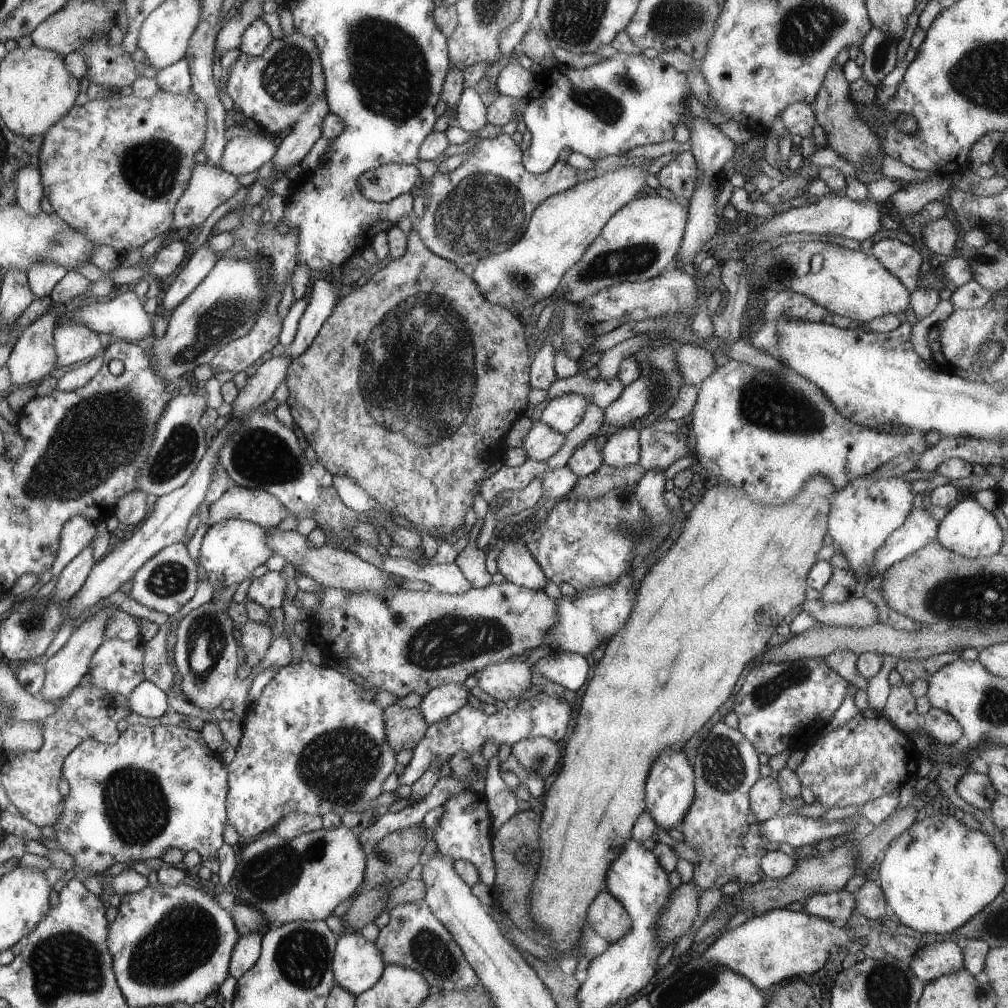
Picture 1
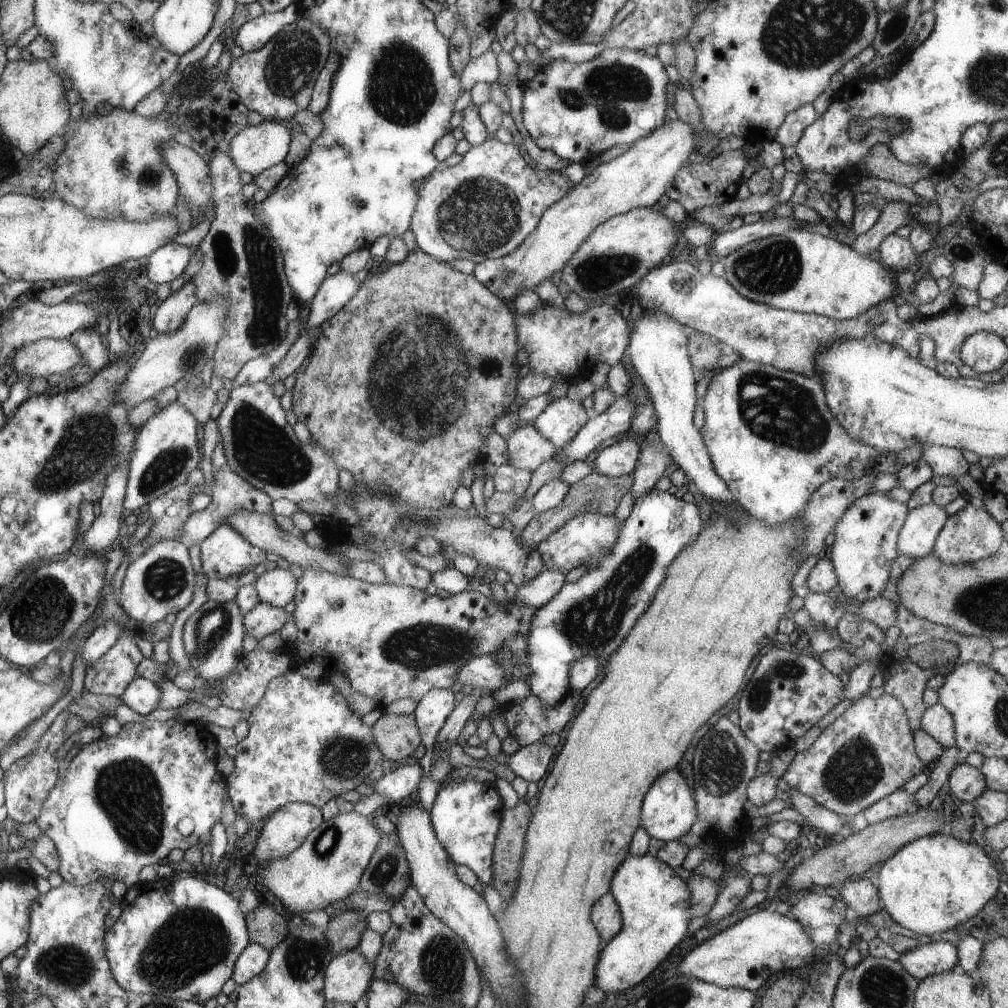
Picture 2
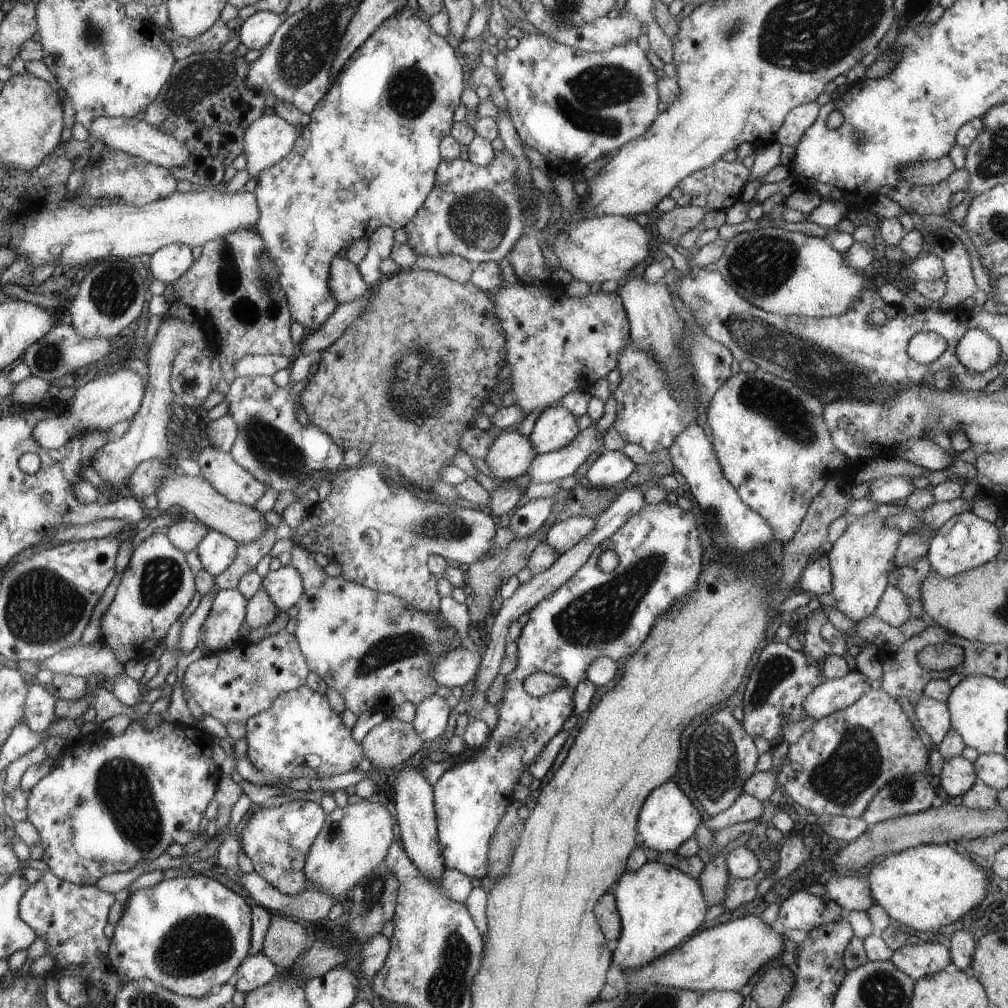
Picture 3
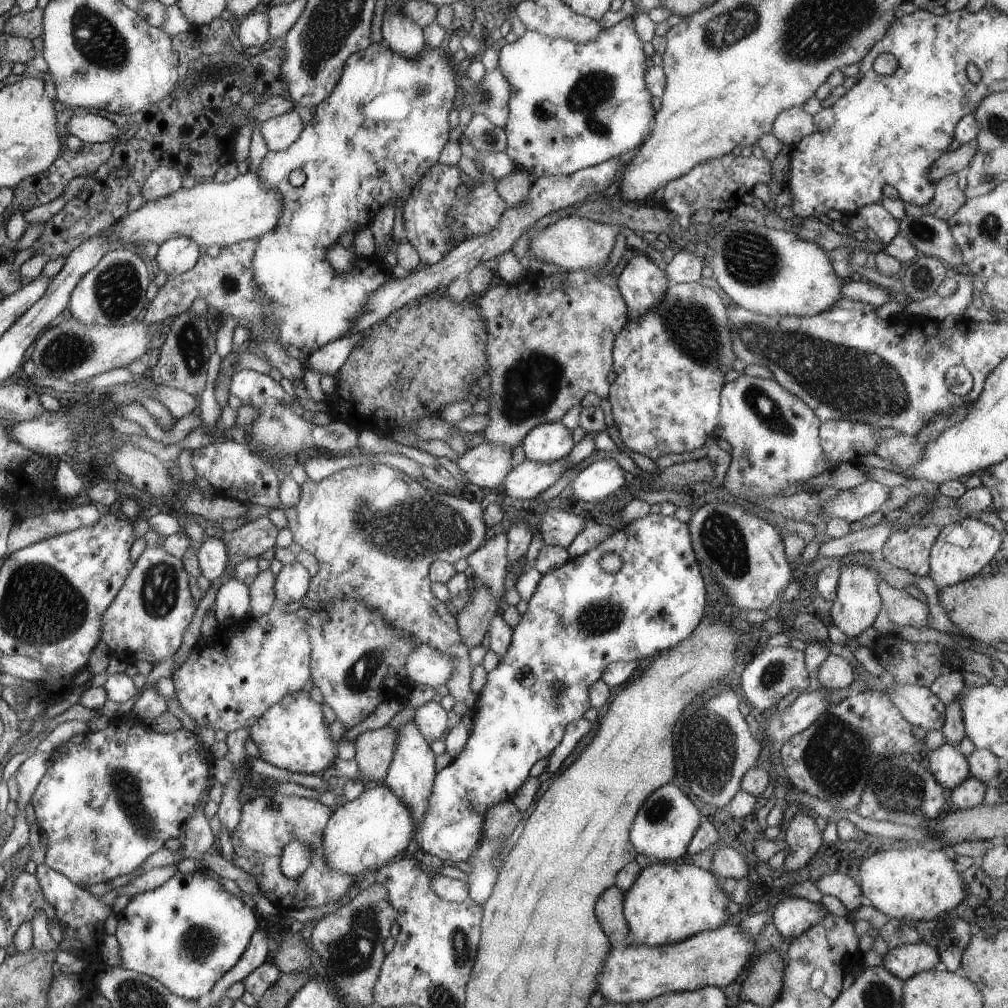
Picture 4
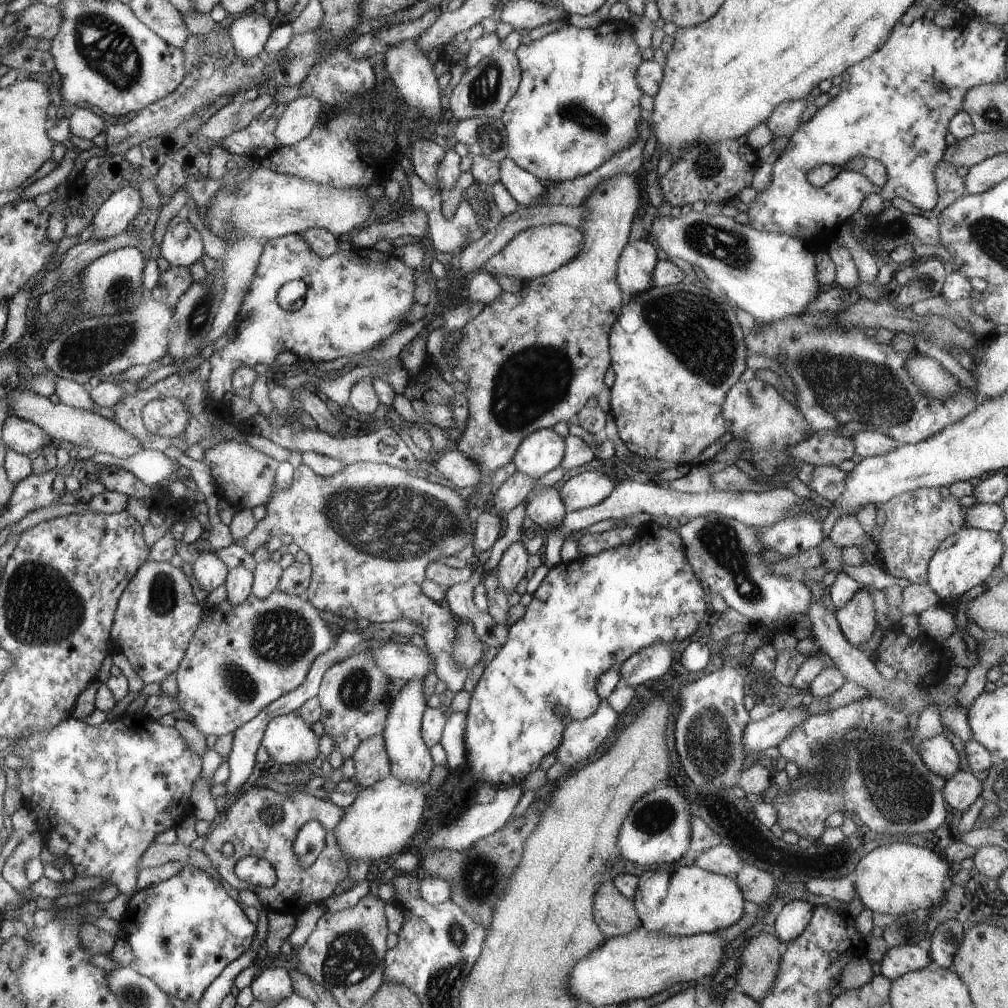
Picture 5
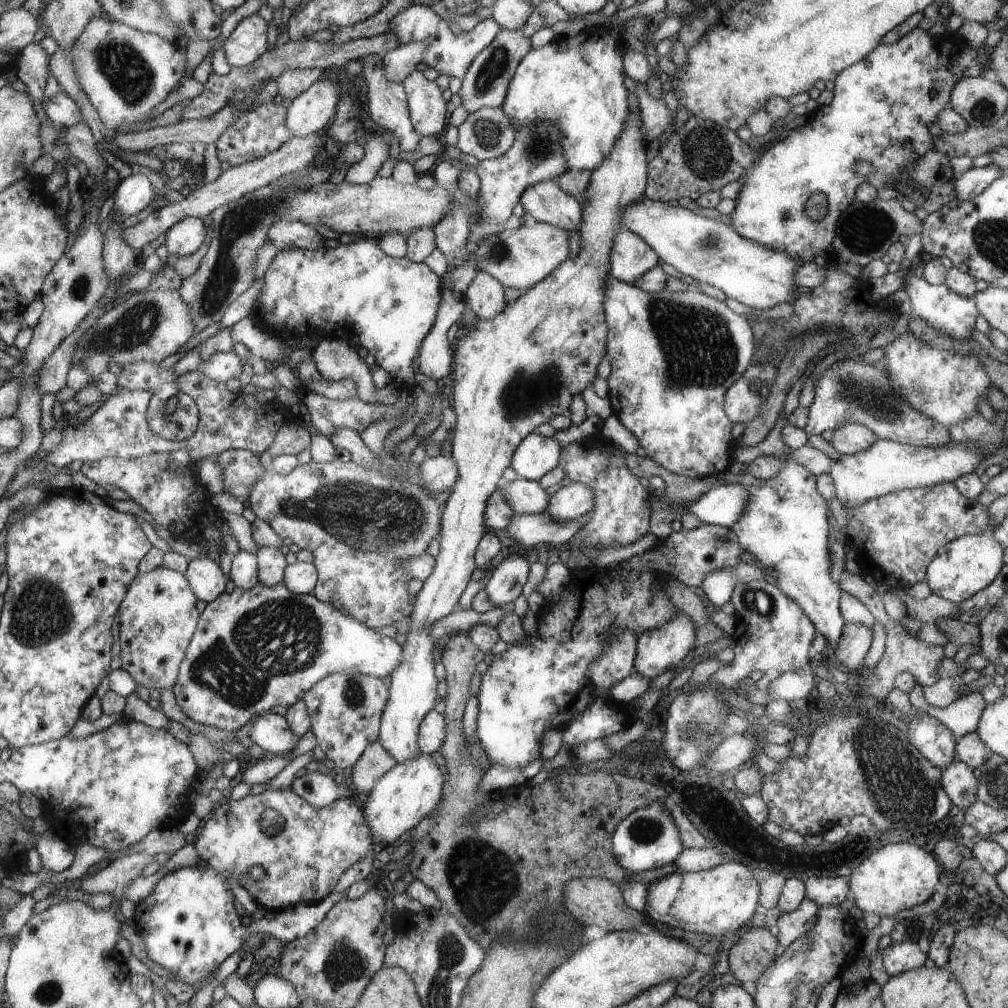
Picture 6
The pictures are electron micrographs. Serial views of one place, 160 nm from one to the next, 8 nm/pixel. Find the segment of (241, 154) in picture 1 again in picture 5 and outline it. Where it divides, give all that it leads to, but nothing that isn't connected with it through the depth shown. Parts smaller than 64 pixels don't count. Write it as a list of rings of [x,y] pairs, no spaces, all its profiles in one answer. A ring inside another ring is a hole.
[[[315,96],[298,97],[285,106],[284,114],[277,120],[276,136],[280,146],[300,143],[313,132],[322,120],[322,102]]]

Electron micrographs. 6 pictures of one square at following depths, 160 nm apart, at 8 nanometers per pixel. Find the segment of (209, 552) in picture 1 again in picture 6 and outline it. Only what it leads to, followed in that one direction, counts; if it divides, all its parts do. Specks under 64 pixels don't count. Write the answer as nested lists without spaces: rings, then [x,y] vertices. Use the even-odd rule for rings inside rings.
[[[208,556],[189,560],[186,576],[189,579],[189,583],[192,585],[193,591],[198,595],[198,598],[207,603],[218,598],[224,590],[229,588],[226,584],[228,578],[226,577],[226,574],[222,572],[222,569],[220,569],[219,563]]]

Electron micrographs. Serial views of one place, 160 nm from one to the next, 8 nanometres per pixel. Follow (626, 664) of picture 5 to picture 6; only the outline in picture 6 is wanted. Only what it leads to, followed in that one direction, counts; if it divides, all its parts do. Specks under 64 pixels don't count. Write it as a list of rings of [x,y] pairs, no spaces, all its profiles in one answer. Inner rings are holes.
[[[680,612],[669,623],[662,625],[660,628],[643,632],[637,638],[637,651],[634,659],[634,672],[646,677],[647,679],[654,679],[660,676],[663,672],[671,670],[680,664],[688,652],[694,646],[695,627],[693,620],[685,613]]]

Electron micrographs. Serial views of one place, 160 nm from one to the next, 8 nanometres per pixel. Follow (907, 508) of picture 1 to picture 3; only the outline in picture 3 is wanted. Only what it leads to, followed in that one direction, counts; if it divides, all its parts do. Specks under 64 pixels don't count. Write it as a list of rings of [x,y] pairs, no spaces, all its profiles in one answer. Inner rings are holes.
[[[869,511],[862,516],[852,518],[842,536],[836,542],[833,542],[833,547],[827,555],[833,576],[831,592],[837,601],[836,608],[854,622],[857,623],[872,615],[884,591],[890,586],[888,584],[888,575],[897,567],[895,554],[899,540],[903,536],[904,534],[896,527],[889,527],[886,524],[886,518],[879,516],[878,511]]]

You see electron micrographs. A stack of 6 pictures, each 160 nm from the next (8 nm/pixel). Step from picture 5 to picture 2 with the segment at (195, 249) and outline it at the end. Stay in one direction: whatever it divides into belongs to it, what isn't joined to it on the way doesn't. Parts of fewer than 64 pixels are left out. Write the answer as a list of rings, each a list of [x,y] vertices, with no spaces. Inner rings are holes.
[[[166,243],[150,254],[145,274],[157,285],[162,282],[172,282],[182,275],[190,256],[190,247],[177,243]]]

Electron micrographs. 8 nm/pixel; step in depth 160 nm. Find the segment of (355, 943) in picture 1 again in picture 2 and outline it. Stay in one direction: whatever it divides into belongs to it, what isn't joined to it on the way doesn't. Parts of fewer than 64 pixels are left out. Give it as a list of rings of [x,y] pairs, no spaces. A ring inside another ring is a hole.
[[[356,949],[337,954],[325,972],[326,1003],[356,1003],[372,986],[374,965]]]

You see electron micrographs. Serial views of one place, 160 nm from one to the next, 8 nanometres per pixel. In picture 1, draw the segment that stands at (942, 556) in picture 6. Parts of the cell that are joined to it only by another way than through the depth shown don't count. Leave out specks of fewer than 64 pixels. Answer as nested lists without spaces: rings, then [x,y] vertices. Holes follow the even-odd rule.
[[[974,496],[960,500],[939,522],[937,530],[937,541],[948,550],[956,554],[976,558],[980,556],[989,557],[999,552],[1004,542],[1004,535],[996,517],[986,510]]]

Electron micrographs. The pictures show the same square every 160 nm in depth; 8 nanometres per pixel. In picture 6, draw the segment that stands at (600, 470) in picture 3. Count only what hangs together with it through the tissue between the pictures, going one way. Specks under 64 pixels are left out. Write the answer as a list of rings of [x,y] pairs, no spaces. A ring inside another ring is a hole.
[[[570,481],[550,497],[548,513],[553,519],[562,521],[580,518],[590,513],[595,505],[595,492],[590,485]]]

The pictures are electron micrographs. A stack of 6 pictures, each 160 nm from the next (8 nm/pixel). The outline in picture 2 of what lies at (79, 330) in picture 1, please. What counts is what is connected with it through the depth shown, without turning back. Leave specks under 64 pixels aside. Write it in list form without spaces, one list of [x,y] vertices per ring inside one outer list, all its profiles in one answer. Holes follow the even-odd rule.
[[[81,329],[74,332],[67,339],[72,341],[80,350],[82,356],[82,367],[87,369],[91,375],[97,373],[108,364],[108,351],[106,344],[102,342],[98,330]]]

